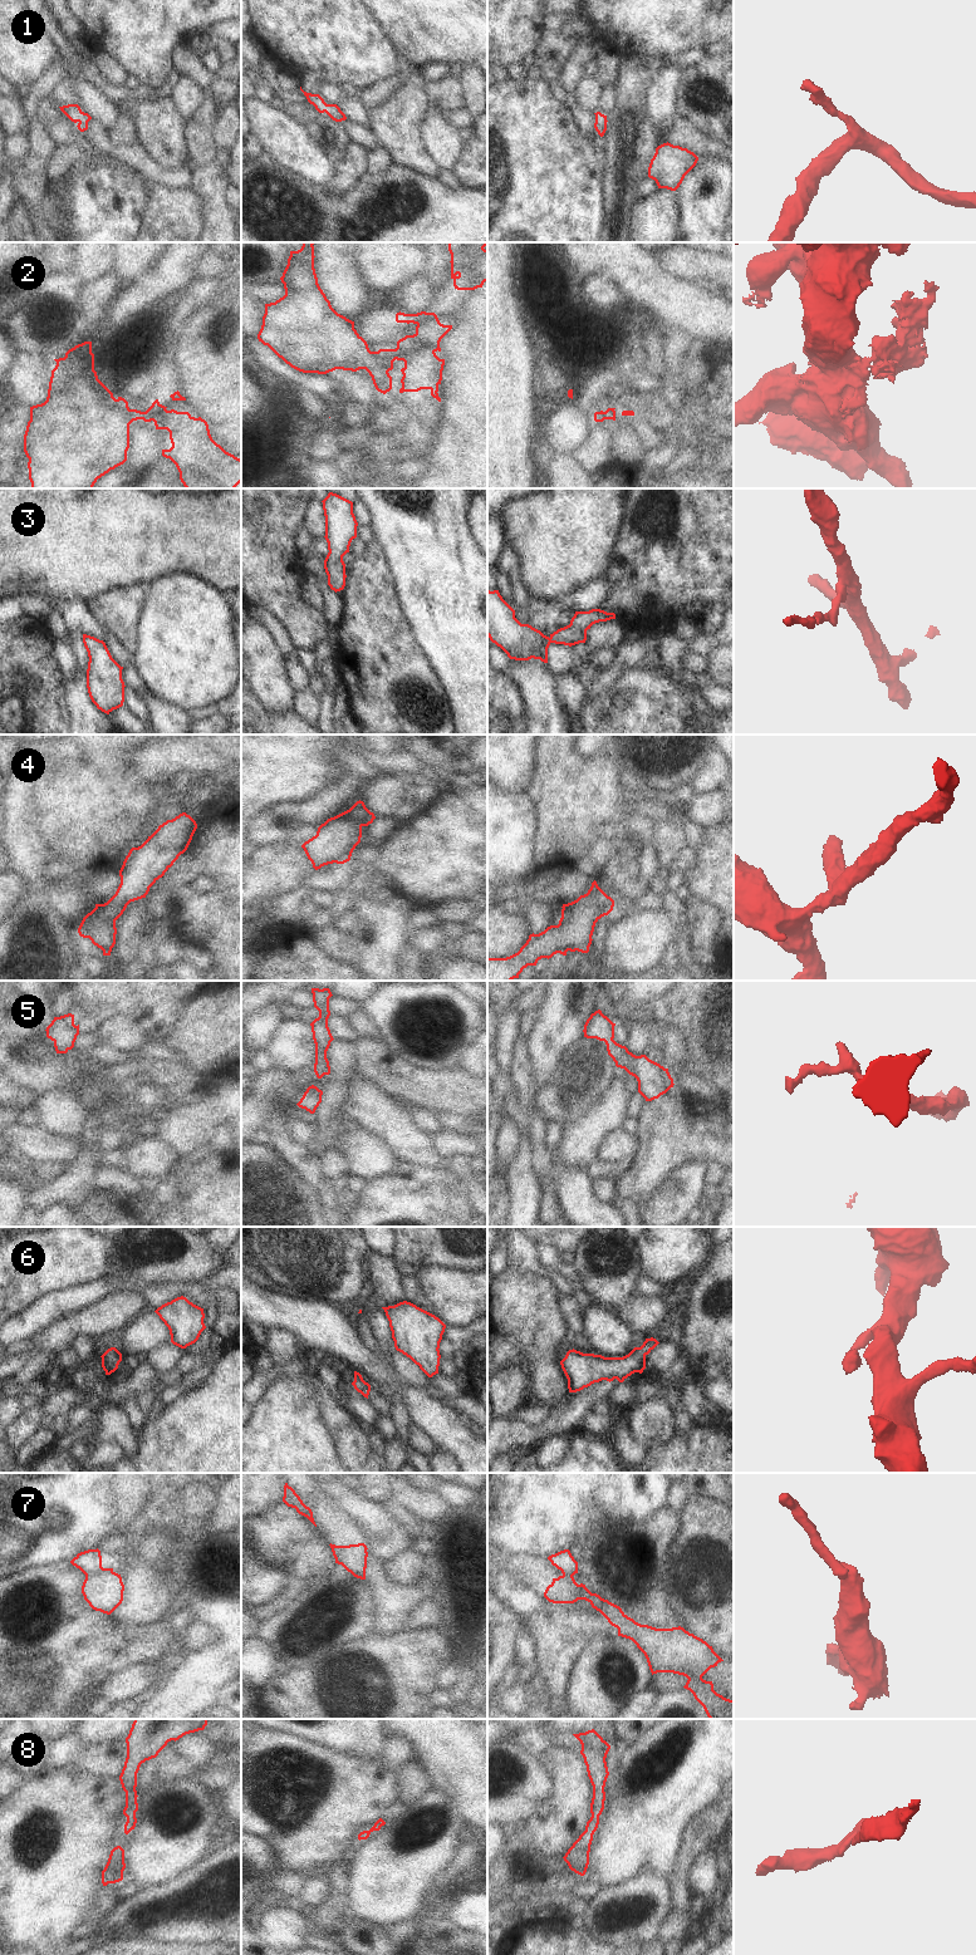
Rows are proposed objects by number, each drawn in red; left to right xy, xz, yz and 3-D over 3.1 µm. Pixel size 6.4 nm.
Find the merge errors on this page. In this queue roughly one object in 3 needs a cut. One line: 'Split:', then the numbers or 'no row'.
Split: 2, 4, 7

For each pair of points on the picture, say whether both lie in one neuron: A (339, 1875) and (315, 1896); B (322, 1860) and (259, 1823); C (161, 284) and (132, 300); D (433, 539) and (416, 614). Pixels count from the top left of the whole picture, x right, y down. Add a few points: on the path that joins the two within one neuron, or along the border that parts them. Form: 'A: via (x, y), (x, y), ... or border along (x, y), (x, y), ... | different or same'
A: border along (327, 1875), (329, 1892), (313, 1909) | different
B: via (307, 1845), (297, 1835), (281, 1835), (274, 1827) | same
C: via (153, 291), (140, 299) | same
D: via (433, 558), (433, 595) | same

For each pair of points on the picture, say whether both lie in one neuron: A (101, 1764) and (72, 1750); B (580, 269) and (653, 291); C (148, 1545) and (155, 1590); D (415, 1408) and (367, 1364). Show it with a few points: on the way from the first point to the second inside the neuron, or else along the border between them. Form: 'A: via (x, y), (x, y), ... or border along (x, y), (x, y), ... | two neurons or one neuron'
A: via (93, 1759), (79, 1755) | one neuron
B: via (598, 266), (628, 266), (636, 274) | one neuron
C: via (148, 1556), (148, 1578) | one neuron
D: via (406, 1395), (387, 1376), (379, 1373) | one neuron

